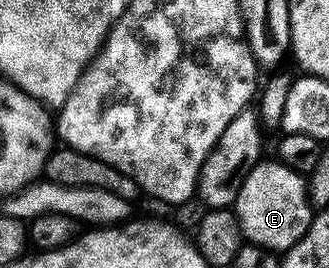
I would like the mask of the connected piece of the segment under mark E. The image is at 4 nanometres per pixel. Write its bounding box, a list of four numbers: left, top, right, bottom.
[233,159,313,251]

